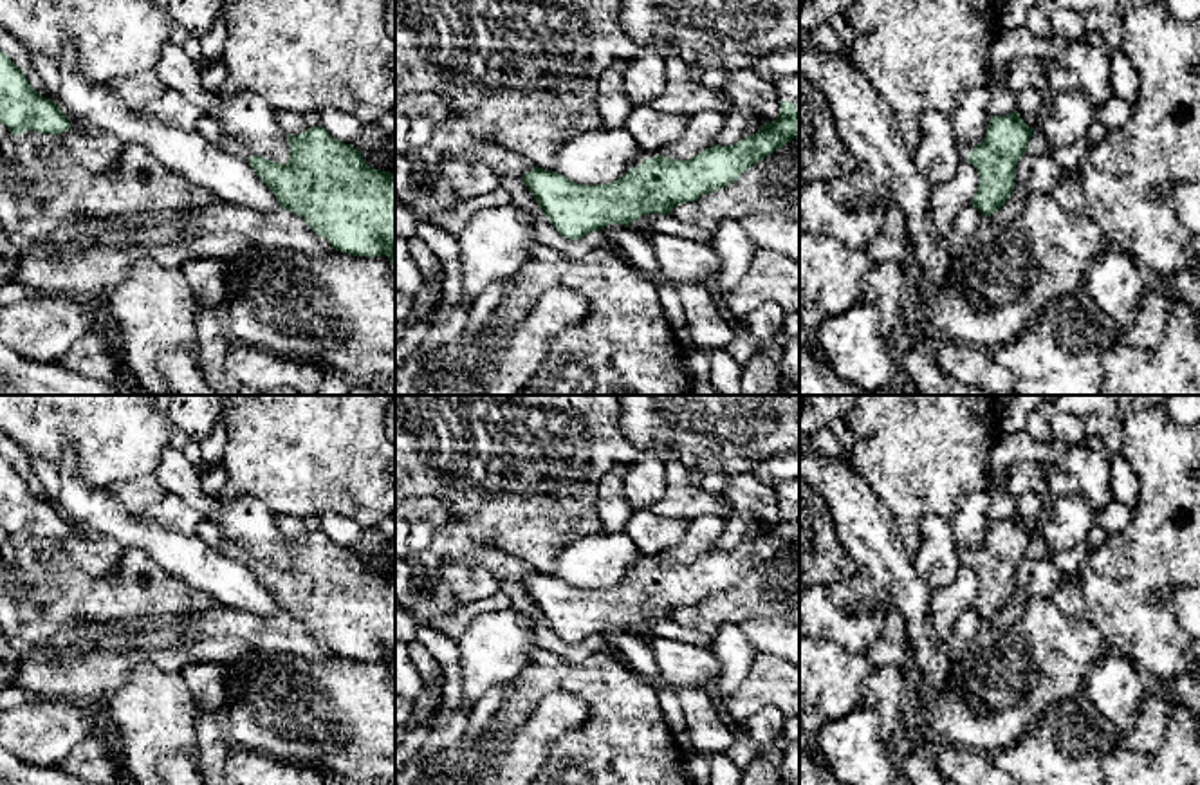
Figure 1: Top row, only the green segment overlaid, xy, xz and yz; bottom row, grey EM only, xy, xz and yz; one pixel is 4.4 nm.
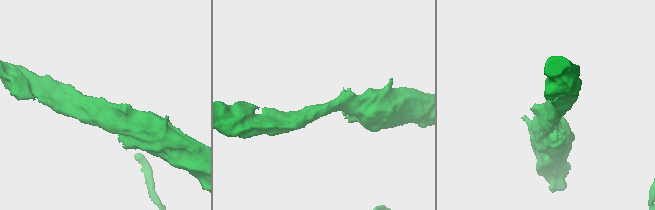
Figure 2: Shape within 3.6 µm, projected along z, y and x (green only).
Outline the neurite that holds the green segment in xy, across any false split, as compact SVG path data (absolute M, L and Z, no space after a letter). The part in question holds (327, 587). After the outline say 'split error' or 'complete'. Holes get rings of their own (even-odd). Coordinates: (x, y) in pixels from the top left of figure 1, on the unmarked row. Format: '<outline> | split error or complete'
M200 520L193 532L226 558L245 565L280 612L301 621L332 653L370 662L386 659L395 675L395 577L370 572L354 550L339 547L323 531L287 538L287 568L254 559L244 547L227 541L215 522Z | split error

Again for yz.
M1014 514L1007 520L992 520L980 549L958 549L960 565L967 565L978 576L978 594L971 610L983 621L991 621L1011 601L1014 572L1032 536L1034 532L1027 531Z | split error

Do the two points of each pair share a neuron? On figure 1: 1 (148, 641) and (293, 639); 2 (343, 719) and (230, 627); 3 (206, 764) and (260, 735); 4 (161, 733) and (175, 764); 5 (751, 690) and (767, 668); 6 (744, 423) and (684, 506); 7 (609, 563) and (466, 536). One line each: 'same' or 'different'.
1: same
2: different
3: different
4: different
5: same
6: different
7: different

